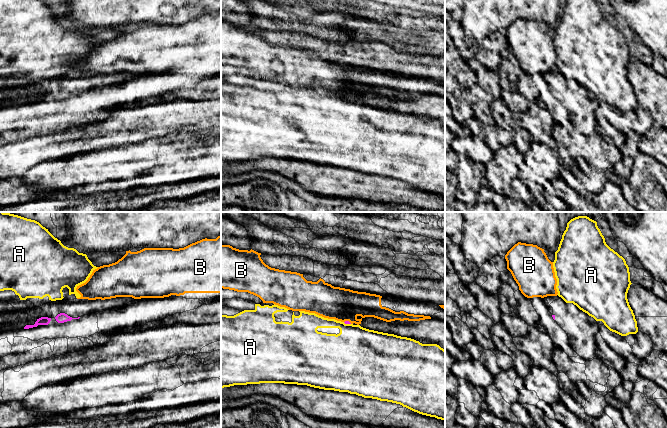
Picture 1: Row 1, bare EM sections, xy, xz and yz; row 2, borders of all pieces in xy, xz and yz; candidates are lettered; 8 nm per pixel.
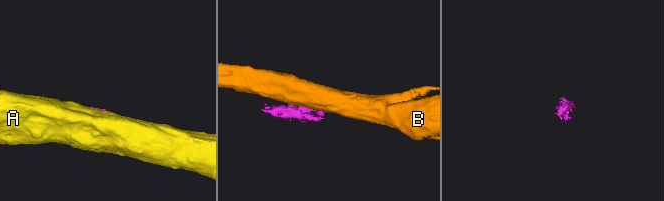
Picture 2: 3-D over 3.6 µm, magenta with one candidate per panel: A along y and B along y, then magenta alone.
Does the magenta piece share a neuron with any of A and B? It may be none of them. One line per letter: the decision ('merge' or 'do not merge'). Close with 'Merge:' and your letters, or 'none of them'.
A: do not merge
B: do not merge
Merge: none of them

